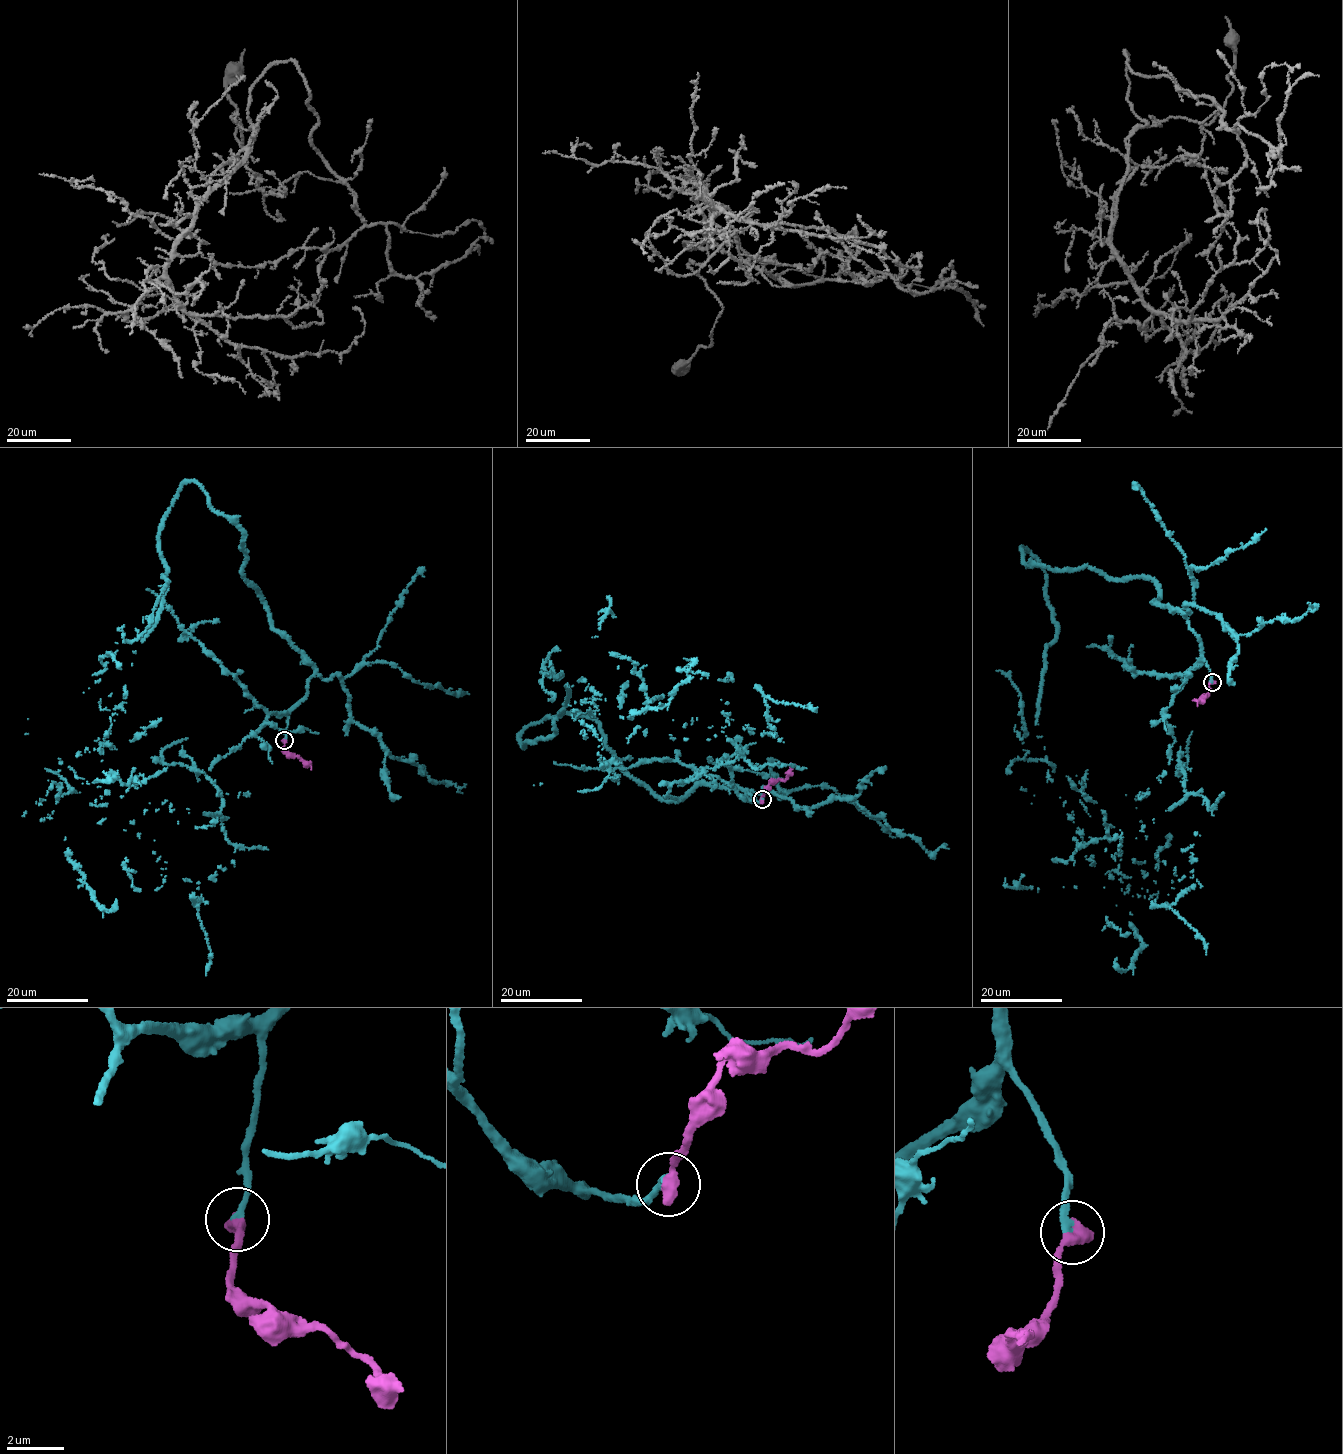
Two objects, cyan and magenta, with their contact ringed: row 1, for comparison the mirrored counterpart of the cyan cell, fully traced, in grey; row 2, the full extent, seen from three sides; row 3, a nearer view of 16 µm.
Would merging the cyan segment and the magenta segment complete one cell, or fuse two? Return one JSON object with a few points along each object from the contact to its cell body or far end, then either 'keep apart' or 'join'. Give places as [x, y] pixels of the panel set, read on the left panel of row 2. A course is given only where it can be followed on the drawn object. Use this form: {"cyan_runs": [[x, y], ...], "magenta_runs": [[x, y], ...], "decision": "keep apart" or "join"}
{"cyan_runs": [[285, 740], [314, 668], [187, 482], [153, 629], [99, 658], [109, 732], [39, 804], [103, 909], [153, 840]], "magenta_runs": [[285, 740], [284, 749], [311, 766], [311, 769]], "decision": "join"}

